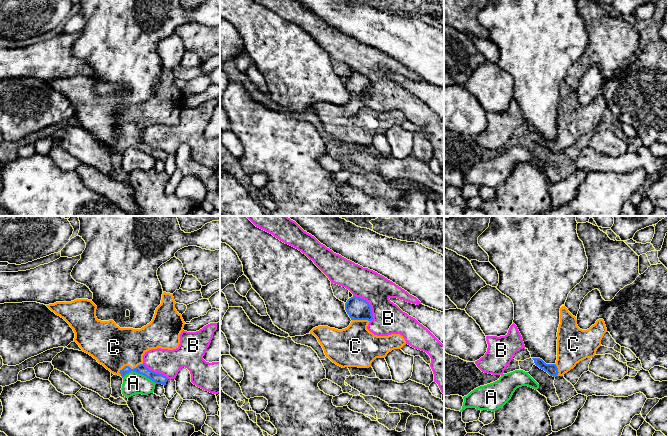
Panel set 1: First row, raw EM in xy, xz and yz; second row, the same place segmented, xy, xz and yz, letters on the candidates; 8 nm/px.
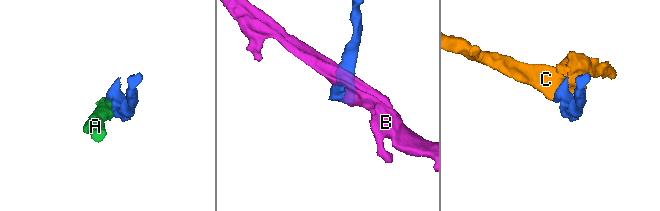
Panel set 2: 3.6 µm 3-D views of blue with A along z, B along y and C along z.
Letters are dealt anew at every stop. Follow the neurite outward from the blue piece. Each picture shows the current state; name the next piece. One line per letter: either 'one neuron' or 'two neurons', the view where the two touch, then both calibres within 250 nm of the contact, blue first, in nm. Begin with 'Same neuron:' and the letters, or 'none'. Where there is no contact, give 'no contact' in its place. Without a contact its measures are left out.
Same neuron: C
A: two neurons; contact in xy; calibres 90 and 180 nm
B: two neurons; contact in xz; calibres 180 and 240 nm
C: one neuron; contact in xy; calibres 90 and 340 nm

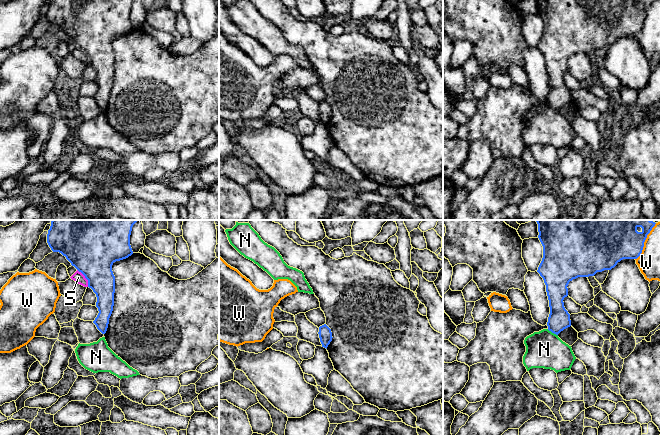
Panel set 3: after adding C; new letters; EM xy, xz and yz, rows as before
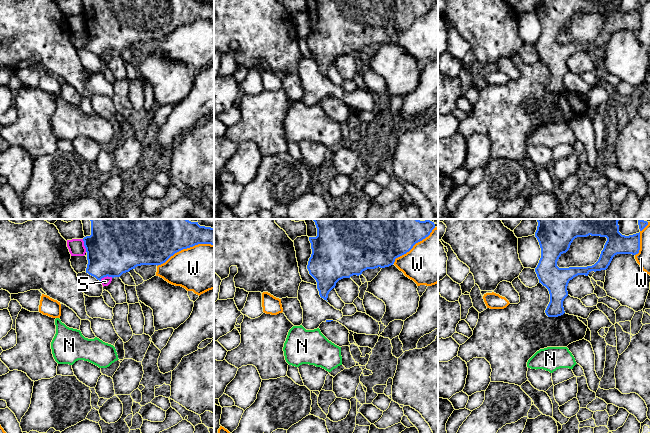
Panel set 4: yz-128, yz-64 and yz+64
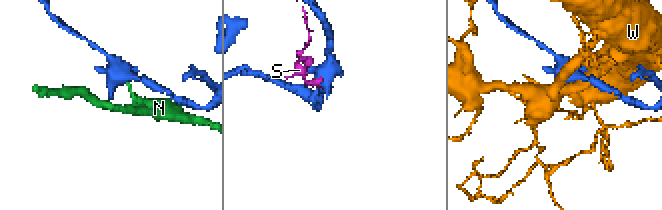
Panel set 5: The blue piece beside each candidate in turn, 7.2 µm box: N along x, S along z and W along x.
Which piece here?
Same neuron: none
N: two neurons; contact in yz; calibres 180 and 300 nm
S: two neurons; contact in xy; calibres 400 and 90 nm
W: two neurons; contact in yz; calibres 300 and 180 nm

